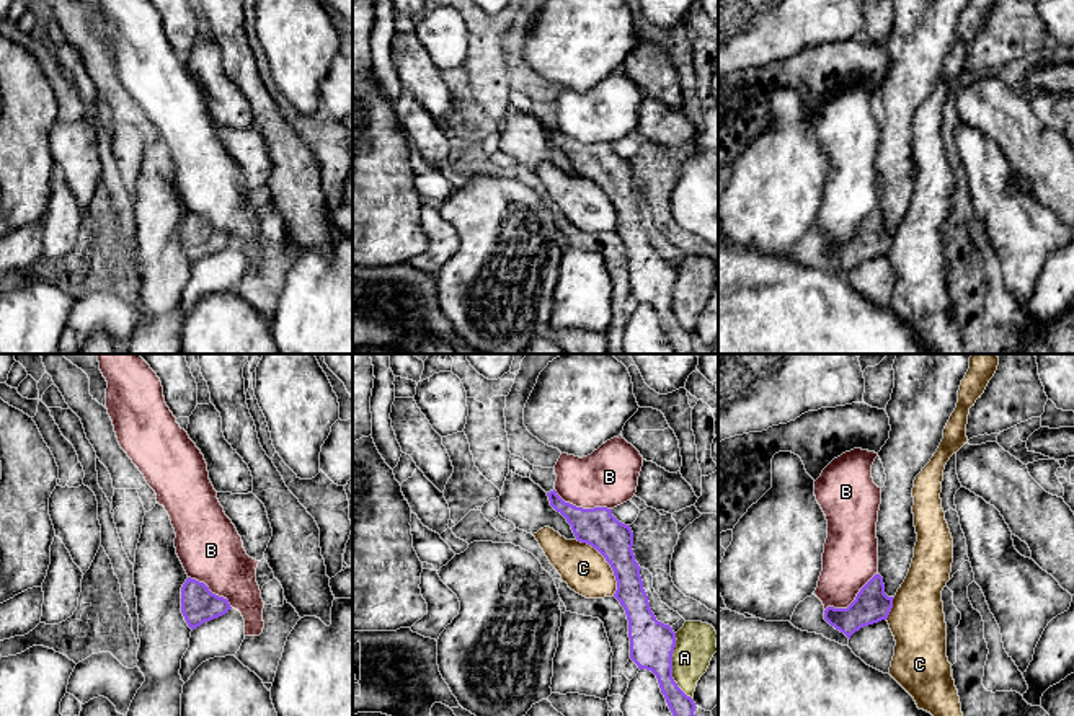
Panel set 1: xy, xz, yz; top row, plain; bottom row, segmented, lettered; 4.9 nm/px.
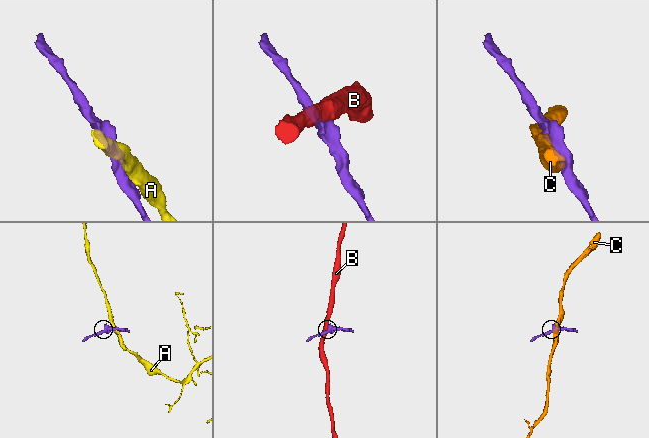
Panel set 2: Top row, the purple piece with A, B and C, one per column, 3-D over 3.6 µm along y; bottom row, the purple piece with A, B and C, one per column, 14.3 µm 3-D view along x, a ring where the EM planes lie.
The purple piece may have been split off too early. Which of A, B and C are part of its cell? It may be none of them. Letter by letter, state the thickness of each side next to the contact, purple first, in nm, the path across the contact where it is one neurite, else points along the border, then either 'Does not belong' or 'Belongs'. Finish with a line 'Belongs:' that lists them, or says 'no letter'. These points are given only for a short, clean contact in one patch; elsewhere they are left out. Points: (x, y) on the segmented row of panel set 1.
A: Thickness 220 nm (purple) against 200 nm. Does not belong
B: Thickness 190 nm (purple) against 280 nm. Does not belong
C: Thickness 190 nm (purple) against 220 nm. Does not belong
Belongs: no letter

